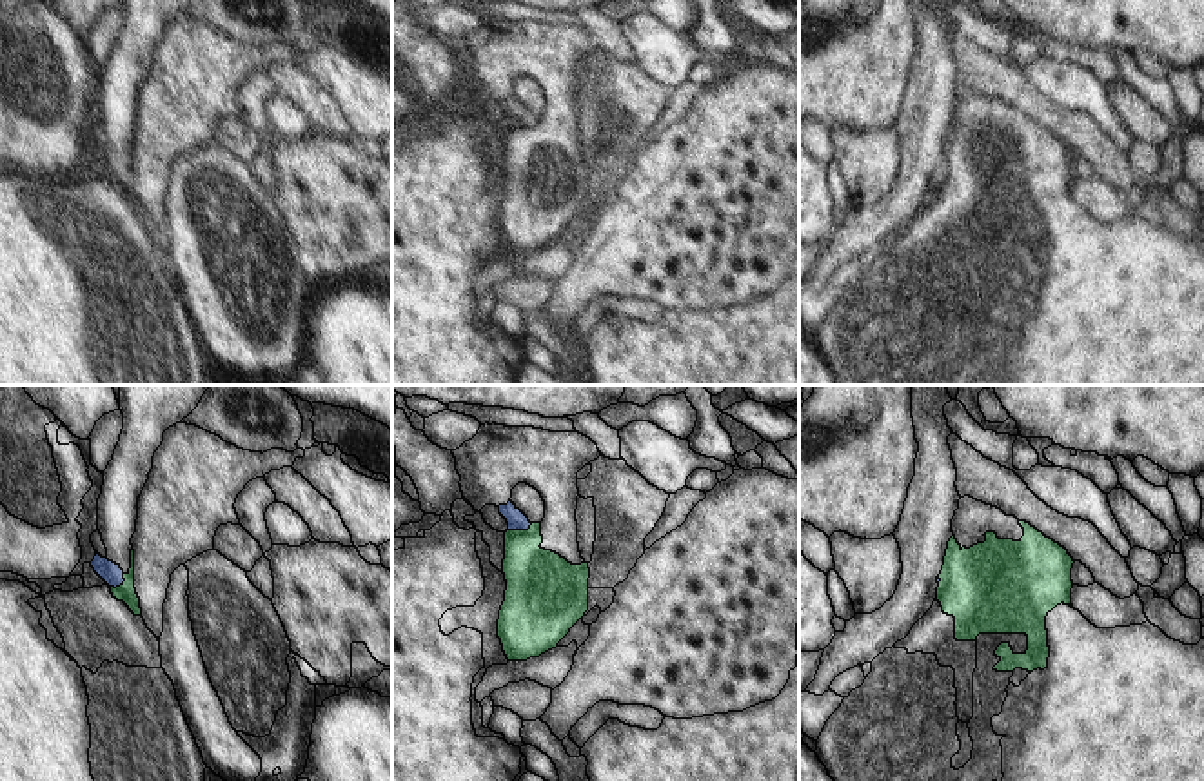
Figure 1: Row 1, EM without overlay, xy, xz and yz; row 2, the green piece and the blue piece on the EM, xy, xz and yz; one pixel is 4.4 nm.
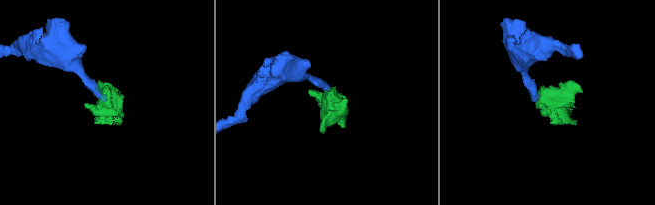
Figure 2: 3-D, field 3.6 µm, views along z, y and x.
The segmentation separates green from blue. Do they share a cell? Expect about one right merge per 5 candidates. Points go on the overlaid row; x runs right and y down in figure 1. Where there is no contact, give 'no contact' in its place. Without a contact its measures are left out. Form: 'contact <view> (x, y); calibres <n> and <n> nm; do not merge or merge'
contact xz (520, 531); calibres 300 and 90 nm; do not merge

